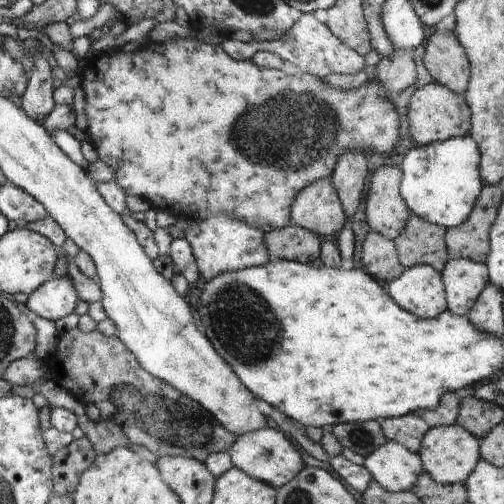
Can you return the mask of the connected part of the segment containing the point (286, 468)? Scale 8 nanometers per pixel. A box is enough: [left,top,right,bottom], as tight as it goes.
[227,427,304,490]

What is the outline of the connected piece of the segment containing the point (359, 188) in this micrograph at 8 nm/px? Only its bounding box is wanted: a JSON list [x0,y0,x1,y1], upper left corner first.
[330,150,367,220]

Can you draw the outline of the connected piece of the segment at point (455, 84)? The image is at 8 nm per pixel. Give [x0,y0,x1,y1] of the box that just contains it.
[423,31,470,95]

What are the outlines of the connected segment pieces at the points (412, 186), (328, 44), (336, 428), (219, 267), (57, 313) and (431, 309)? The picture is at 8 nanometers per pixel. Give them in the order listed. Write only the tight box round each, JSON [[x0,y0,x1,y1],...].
[[400,134,484,229],[221,13,367,77],[331,420,387,457],[185,214,273,282],[25,275,78,321],[388,265,447,319]]

